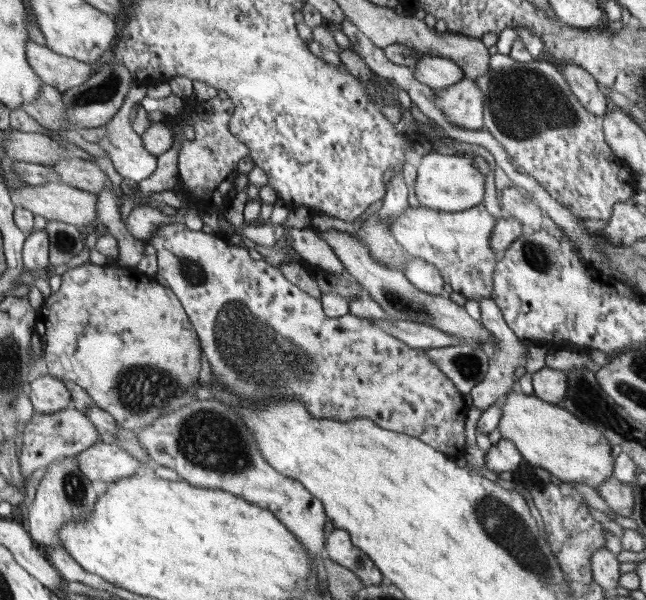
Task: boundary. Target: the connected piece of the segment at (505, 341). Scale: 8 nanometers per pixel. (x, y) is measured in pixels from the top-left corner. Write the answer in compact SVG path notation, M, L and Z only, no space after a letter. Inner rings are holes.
M475 300L479 310L481 310L481 324L483 328L489 330L491 334L491 354L489 354L489 368L487 374L483 378L483 382L479 382L477 386L473 386L471 394L471 406L479 408L479 410L487 410L489 406L493 406L495 402L503 400L509 392L517 390L517 378L515 378L515 368L525 366L525 356L527 356L527 342L519 340L513 330L505 324L501 310L493 304L493 300Z

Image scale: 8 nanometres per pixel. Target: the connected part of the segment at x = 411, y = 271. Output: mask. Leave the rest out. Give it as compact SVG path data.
M409 258L405 268L401 268L405 274L405 280L419 292L431 294L431 296L445 296L443 292L443 276L427 262Z

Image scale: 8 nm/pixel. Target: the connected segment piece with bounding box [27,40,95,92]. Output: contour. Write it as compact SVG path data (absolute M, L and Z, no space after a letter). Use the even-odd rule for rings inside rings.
M31 40L27 42L27 62L33 68L33 72L41 78L43 86L53 86L59 92L81 86L95 72L95 66L61 56L49 50L47 46L33 44Z

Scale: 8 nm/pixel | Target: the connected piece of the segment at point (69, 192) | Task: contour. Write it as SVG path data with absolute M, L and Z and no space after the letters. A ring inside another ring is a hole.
M47 182L47 184L37 184L37 186L21 186L21 188L11 188L11 202L15 206L21 206L25 210L31 210L33 214L39 214L43 220L51 222L65 222L65 224L73 224L75 228L85 230L87 224L97 224L95 216L97 216L97 196L91 192L83 192L77 190L69 184L63 182Z

